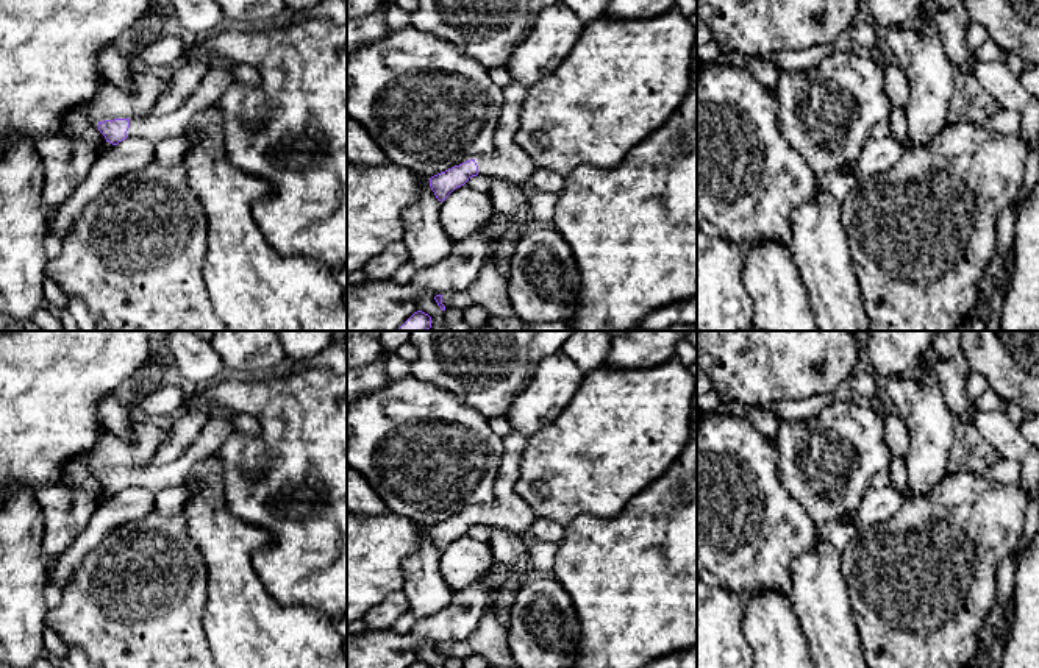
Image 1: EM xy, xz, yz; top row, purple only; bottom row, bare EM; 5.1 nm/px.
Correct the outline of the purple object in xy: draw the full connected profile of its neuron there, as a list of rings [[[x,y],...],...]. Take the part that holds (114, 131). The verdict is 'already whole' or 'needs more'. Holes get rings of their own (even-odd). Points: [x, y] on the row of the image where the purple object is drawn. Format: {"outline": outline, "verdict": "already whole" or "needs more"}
{"outline": [[[212,64],[202,83],[175,112],[161,117],[105,120],[98,122],[98,131],[112,145],[127,137],[142,137],[158,144],[183,136],[195,112],[214,105],[233,81],[228,64]]], "verdict": "needs more"}

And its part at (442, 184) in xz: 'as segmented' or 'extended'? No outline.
extended

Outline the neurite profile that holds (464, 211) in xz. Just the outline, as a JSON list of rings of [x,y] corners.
[[[456,187],[439,209],[439,222],[452,242],[461,242],[487,225],[495,209],[487,192]]]

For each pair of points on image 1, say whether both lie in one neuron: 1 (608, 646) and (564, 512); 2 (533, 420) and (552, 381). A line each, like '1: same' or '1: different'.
1: different
2: same

